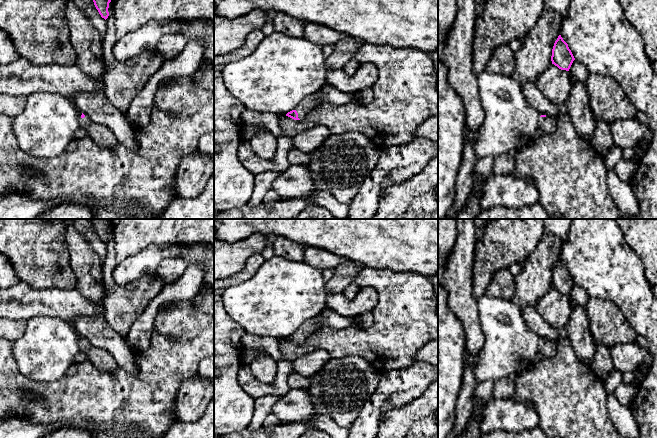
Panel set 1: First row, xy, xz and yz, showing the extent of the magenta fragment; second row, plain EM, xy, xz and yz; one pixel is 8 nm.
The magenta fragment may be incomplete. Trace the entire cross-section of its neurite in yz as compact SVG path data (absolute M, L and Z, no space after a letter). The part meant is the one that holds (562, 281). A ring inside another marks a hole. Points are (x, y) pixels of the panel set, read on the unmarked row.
M561 259L558 260L552 273L552 288L561 294L569 295L573 285L575 284L568 268L563 264Z

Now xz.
M318 316L312 318L311 320L305 321L294 334L288 336L286 340L294 343L303 343L308 337L319 329L319 318Z

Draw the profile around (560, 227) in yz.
M543 219L545 231L558 236L564 244L568 238L571 219Z

